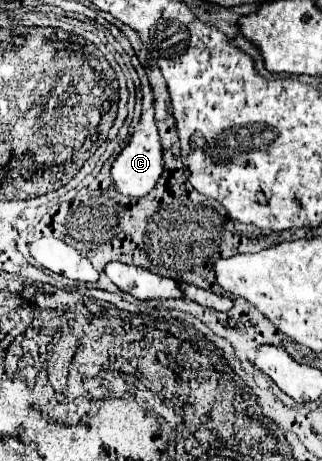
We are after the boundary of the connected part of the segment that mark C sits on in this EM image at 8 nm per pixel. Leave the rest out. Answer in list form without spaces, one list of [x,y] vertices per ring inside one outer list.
[[[107,25],[109,32],[120,43],[122,48],[127,51],[127,55],[131,57],[131,62],[139,79],[141,79],[141,93],[143,93],[143,105],[141,105],[141,119],[129,139],[129,143],[123,147],[123,151],[117,155],[117,159],[113,161],[111,165],[111,179],[113,179],[113,187],[117,193],[125,195],[125,197],[143,197],[147,195],[149,191],[153,191],[157,179],[161,177],[161,171],[163,171],[163,157],[161,157],[161,147],[159,147],[159,133],[155,129],[155,121],[153,121],[153,93],[151,93],[151,85],[147,81],[147,75],[145,75],[145,69],[141,67],[141,63],[133,53],[133,48],[128,41],[128,38],[114,25]]]

